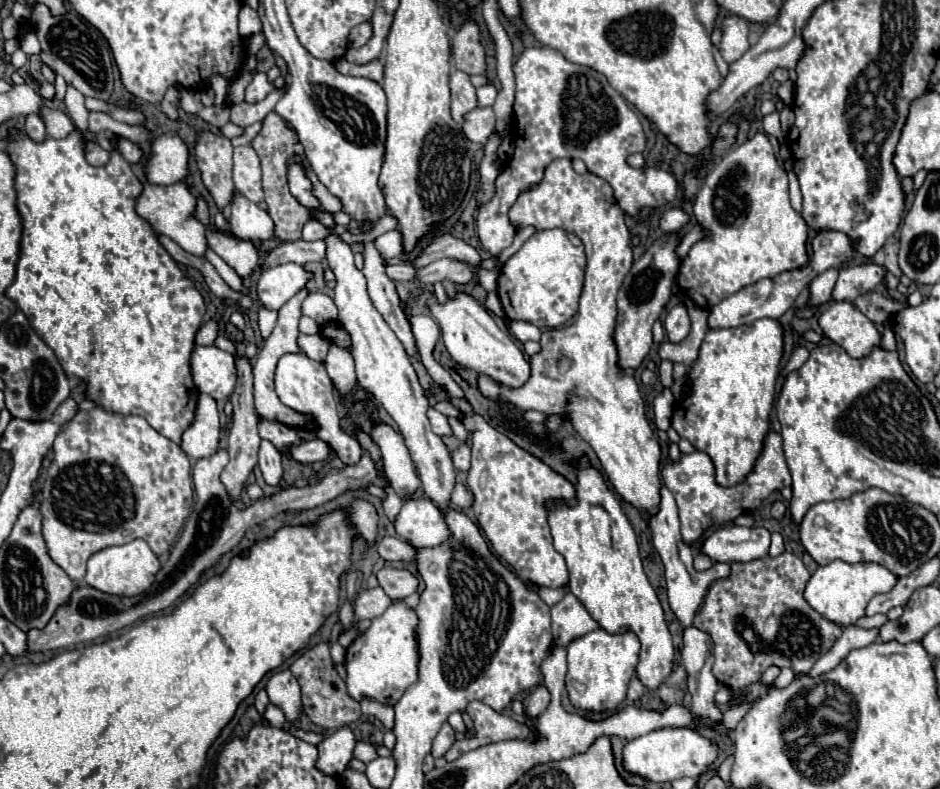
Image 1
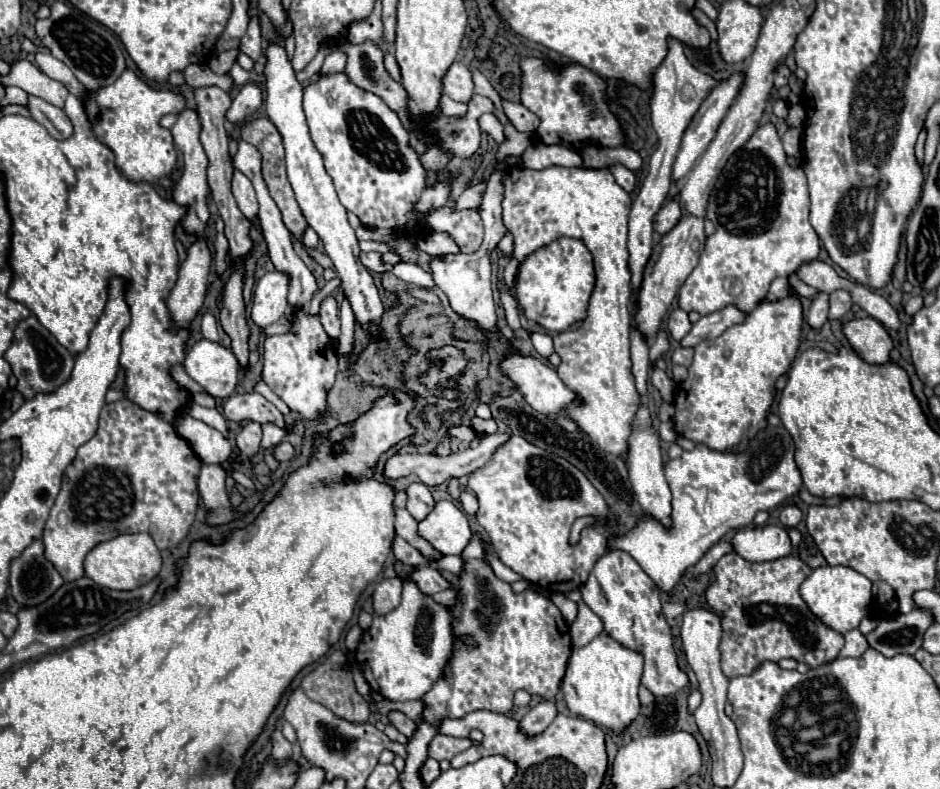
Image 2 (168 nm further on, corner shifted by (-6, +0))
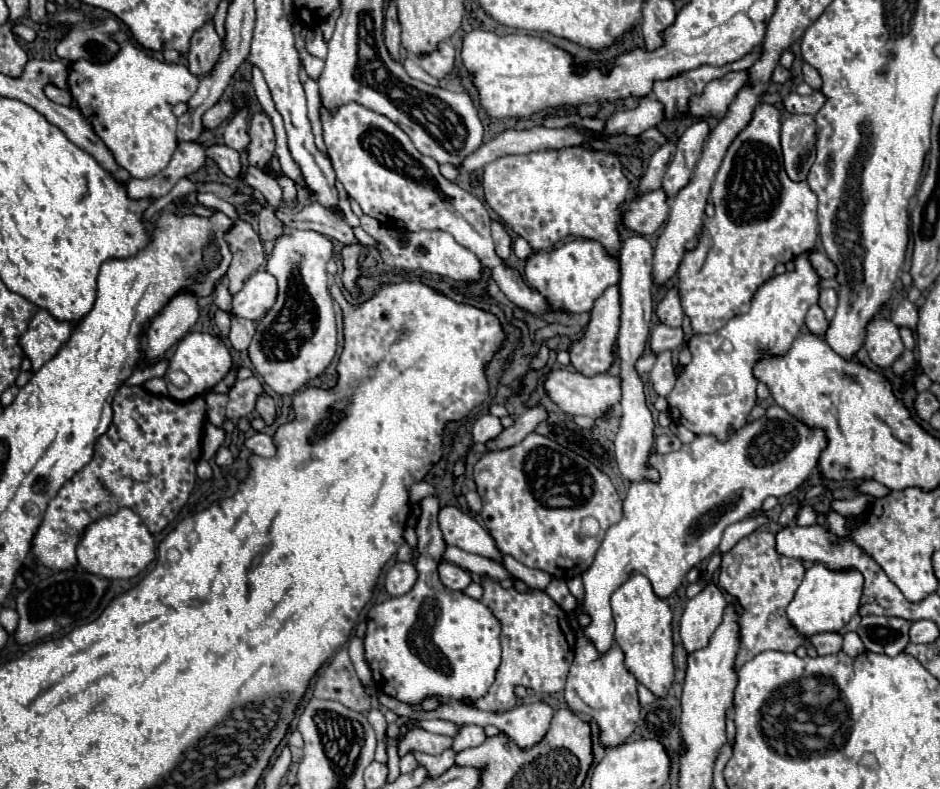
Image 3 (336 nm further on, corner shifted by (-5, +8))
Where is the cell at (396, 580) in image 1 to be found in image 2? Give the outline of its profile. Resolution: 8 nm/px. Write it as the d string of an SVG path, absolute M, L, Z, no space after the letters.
M416 567L408 575L402 577L402 581L406 581L406 579L416 583L416 587L424 595L434 595L434 593L438 593L438 591L448 587L448 583L442 579L442 575L436 569L432 569L432 567Z

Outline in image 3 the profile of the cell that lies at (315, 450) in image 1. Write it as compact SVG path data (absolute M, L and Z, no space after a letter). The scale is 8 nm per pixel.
M255 433L253 437L245 439L245 447L251 449L259 457L273 457L275 455L275 445L273 439L265 433Z

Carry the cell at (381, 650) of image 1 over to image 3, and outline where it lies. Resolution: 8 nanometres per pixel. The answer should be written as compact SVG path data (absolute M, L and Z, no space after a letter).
M425 497L421 501L421 519L417 523L417 561L415 567L419 571L419 579L415 587L401 595L393 597L385 603L376 604L369 611L367 627L365 633L365 657L367 663L373 671L373 681L377 689L383 693L409 703L409 705L419 705L427 697L439 697L441 703L447 703L449 699L473 705L477 699L481 699L489 687L495 681L497 667L501 663L501 623L485 607L481 601L467 597L461 591L451 591L439 581L437 567L443 563L443 553L445 553L445 539L441 535L439 523L437 523L437 513L439 513L439 503L437 497Z

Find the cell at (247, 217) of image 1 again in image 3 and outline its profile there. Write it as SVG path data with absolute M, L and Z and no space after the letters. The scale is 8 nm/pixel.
M211 145L207 147L207 157L213 159L219 169L231 177L231 179L237 179L237 175L241 173L241 163L239 163L239 153L233 151L231 147L227 145Z

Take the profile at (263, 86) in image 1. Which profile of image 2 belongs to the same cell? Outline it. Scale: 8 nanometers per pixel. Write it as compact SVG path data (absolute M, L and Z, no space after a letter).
M246 83L238 89L238 93L234 95L232 107L228 109L226 117L234 123L242 121L246 115L254 113L258 107L262 105L262 89L256 83Z

